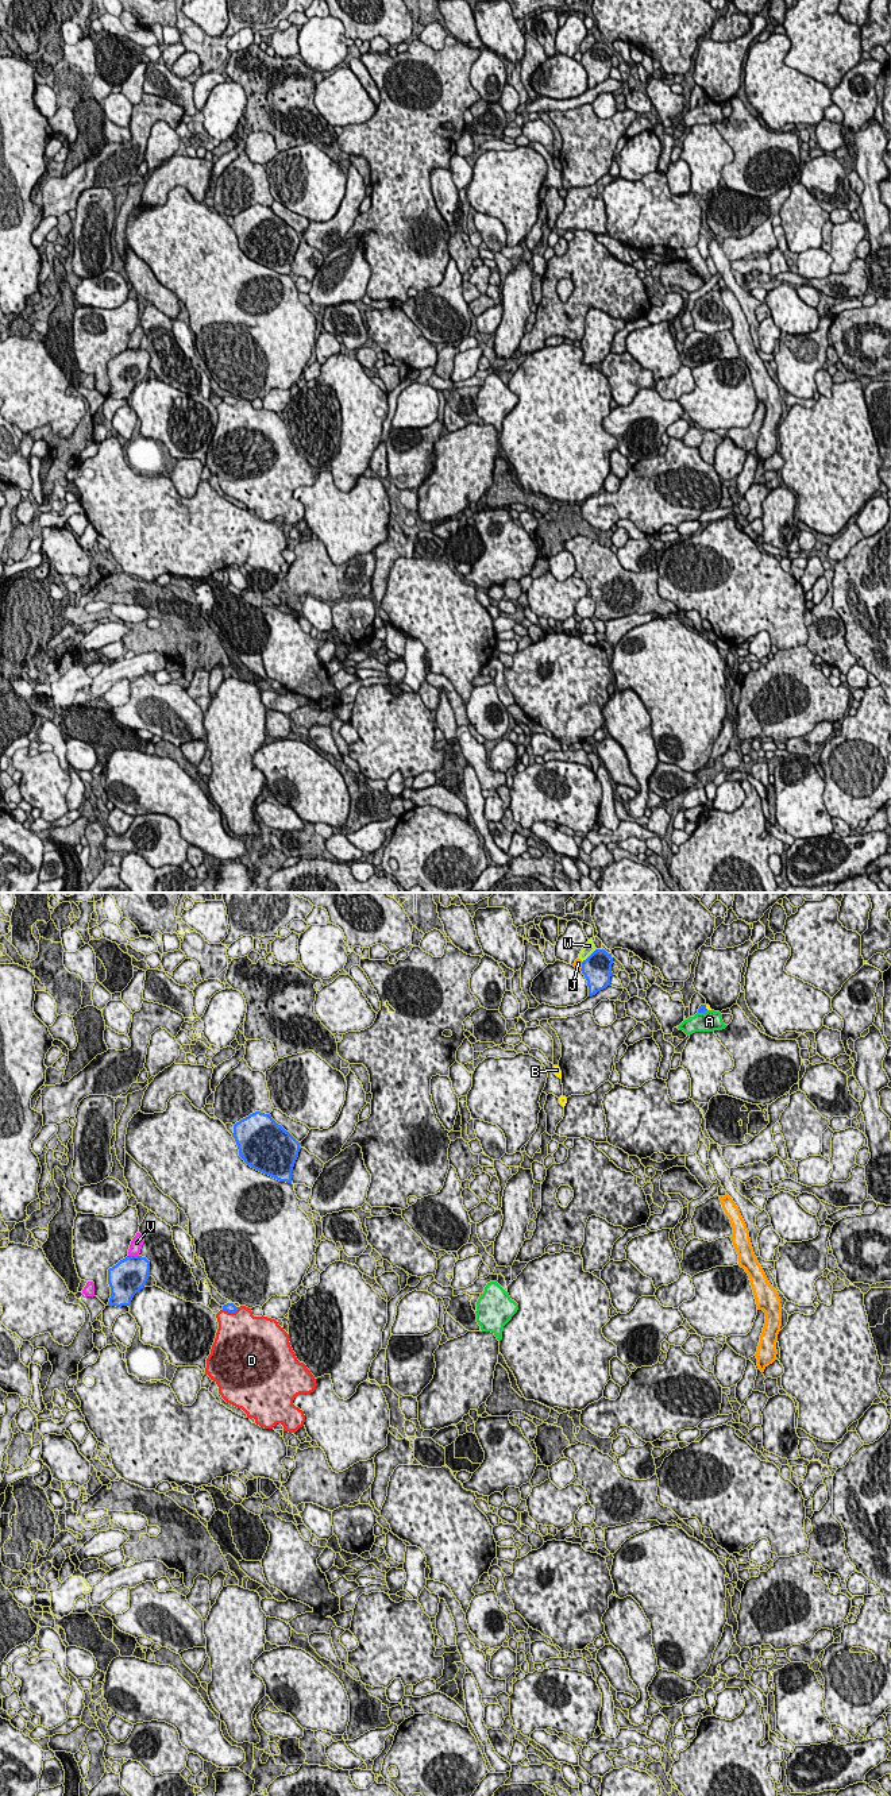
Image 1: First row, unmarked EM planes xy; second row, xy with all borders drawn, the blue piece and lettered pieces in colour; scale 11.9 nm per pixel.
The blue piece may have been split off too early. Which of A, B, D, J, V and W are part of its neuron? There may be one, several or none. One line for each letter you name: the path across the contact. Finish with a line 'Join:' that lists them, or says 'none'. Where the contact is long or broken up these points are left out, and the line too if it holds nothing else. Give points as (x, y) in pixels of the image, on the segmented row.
Join: none

